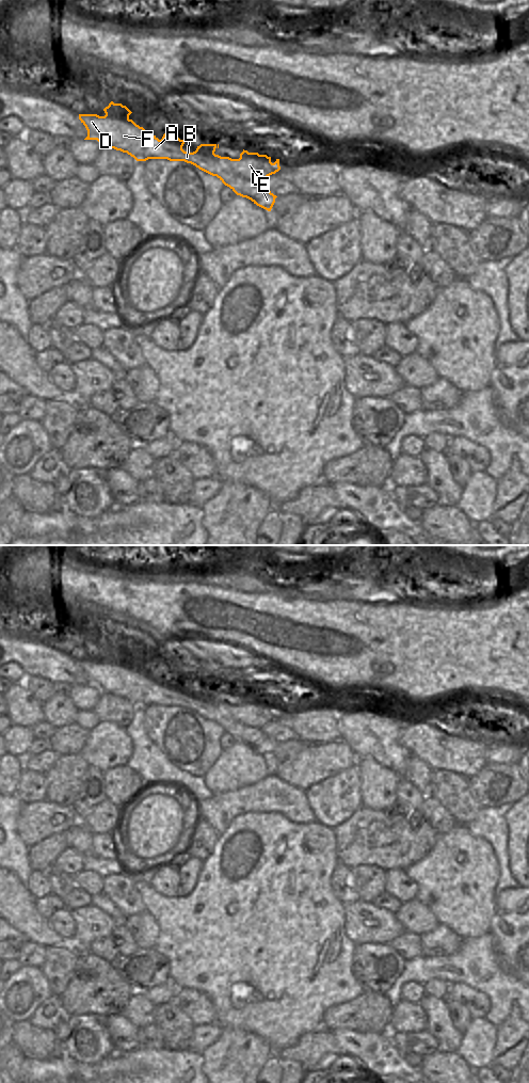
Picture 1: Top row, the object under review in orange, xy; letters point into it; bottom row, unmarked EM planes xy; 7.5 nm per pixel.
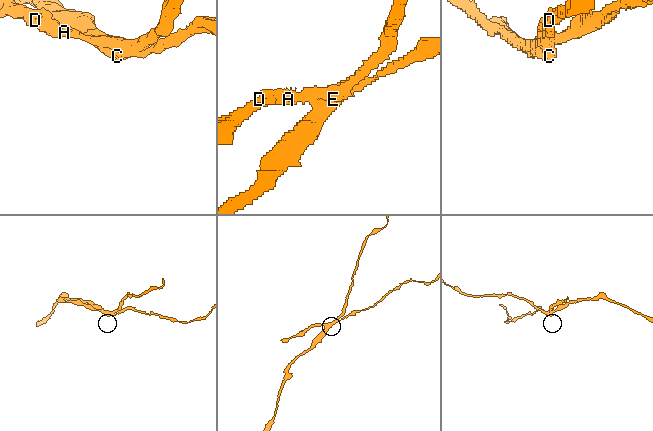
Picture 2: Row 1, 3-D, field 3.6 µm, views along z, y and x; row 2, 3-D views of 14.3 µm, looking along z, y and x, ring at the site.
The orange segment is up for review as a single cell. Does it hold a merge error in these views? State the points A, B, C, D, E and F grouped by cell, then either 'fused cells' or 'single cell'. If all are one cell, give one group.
groups A B C D F / E; fused cells

